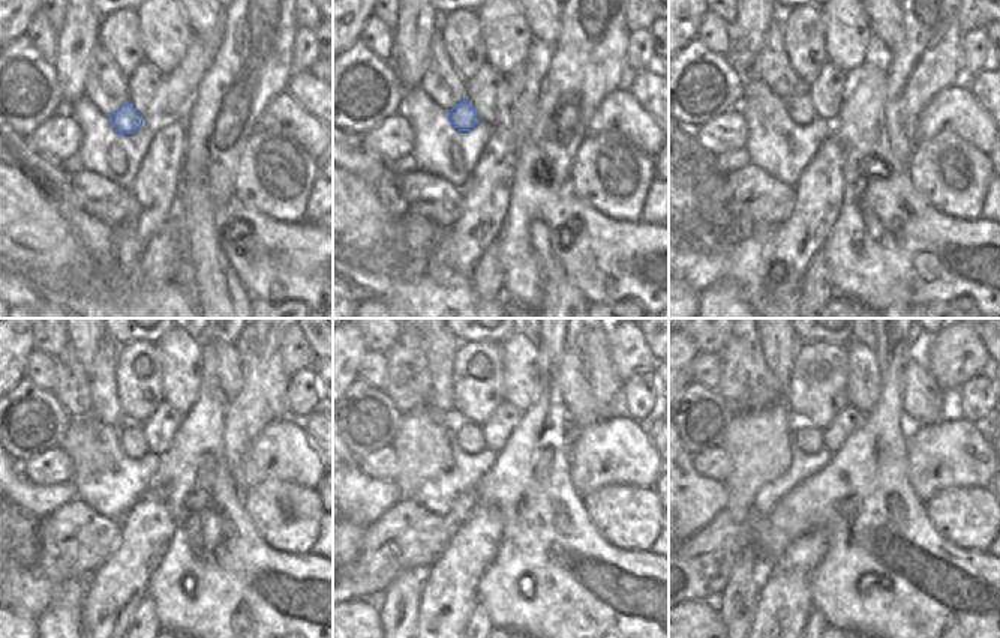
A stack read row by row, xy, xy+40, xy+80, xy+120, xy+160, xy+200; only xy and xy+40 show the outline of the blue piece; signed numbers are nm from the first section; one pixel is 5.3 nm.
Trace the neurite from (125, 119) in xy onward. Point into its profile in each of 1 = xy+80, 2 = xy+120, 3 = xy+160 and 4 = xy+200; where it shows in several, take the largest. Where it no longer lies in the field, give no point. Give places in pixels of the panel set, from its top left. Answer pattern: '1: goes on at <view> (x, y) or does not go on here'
1: goes on at xy+80 (799, 107)
2: goes on at xy+120 (131, 439)
3: goes on at xy+160 (470, 437)
4: goes on at xy+200 (810, 439)

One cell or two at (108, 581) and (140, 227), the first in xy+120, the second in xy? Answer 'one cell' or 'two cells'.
one cell

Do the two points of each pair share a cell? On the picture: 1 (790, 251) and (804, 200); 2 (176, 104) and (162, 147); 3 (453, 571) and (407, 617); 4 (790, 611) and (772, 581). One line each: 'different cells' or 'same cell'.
1: same cell
2: different cells
3: different cells
4: same cell

